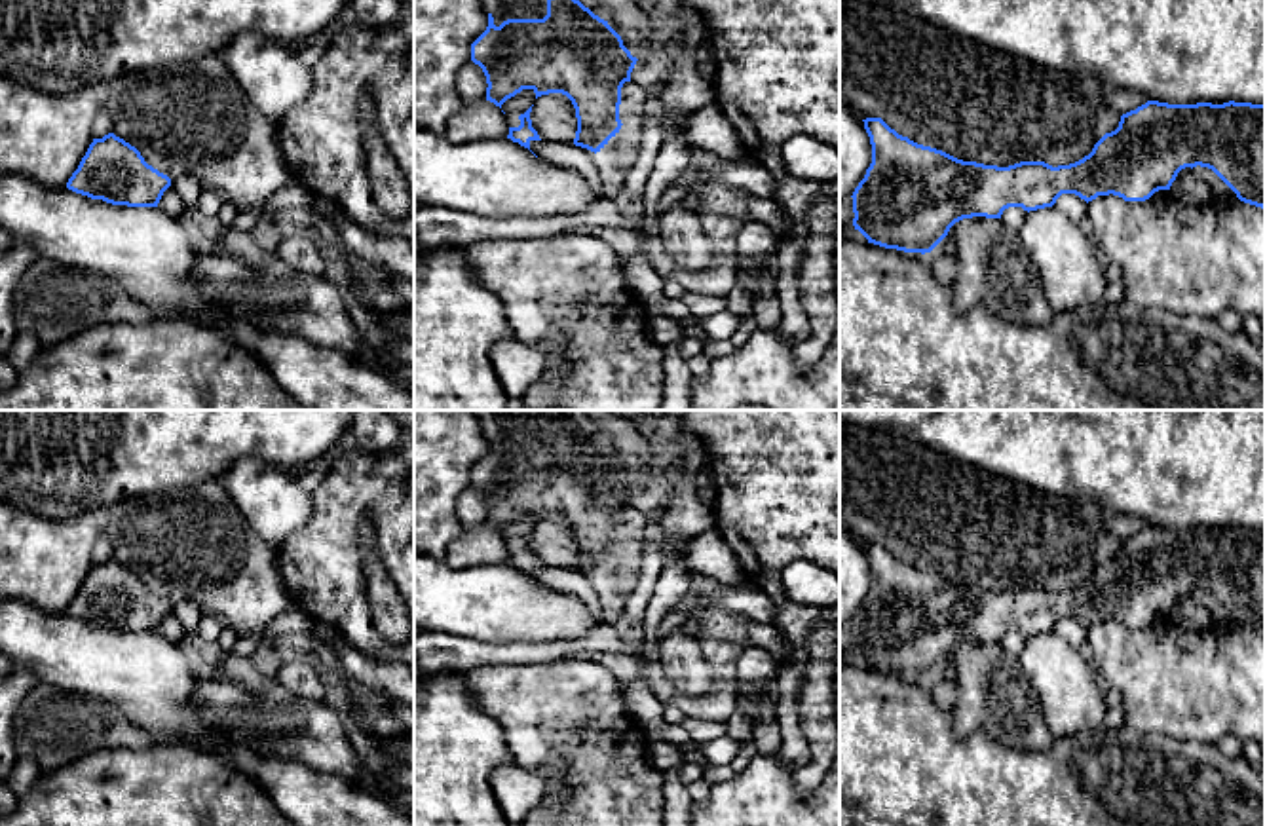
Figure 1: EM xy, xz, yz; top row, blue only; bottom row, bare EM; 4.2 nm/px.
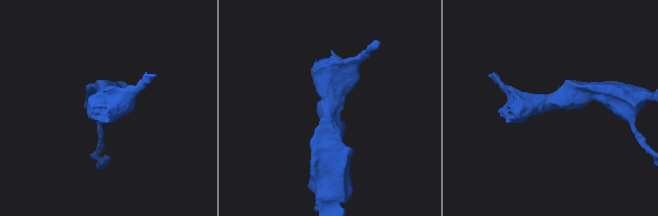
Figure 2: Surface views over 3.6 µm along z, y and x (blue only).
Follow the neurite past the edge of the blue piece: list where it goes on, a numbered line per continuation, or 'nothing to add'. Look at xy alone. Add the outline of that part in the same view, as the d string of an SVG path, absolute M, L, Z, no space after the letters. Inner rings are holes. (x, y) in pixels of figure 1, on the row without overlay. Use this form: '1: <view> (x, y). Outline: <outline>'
nothing to add

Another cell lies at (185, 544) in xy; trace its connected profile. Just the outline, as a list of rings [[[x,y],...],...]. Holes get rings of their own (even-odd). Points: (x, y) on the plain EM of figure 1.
[[[220,480],[171,488],[112,503],[103,511],[112,558],[171,606],[194,600],[239,636],[266,629],[294,602],[281,579],[277,549],[258,537]]]

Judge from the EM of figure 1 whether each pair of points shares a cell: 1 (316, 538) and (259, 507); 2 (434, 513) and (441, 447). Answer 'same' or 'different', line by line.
1: different
2: same

